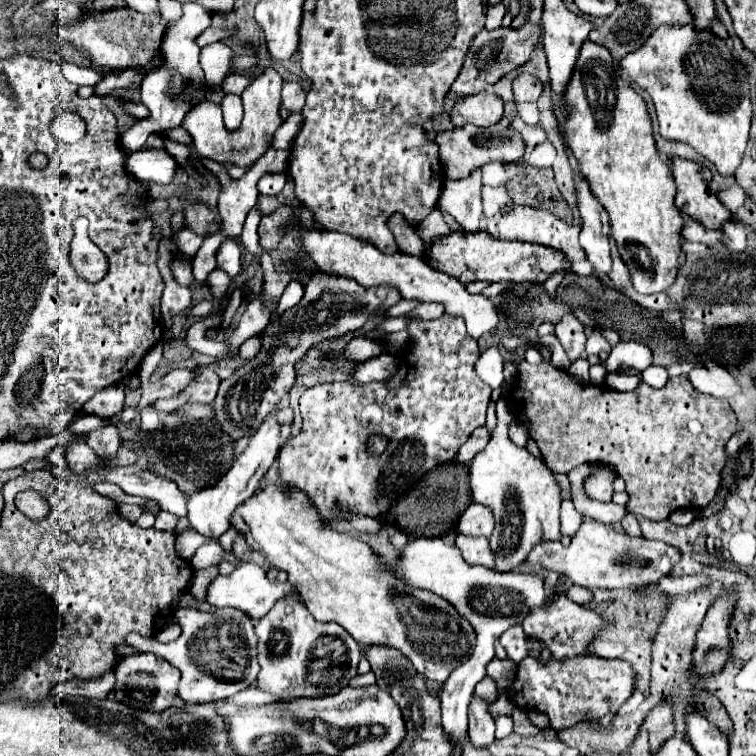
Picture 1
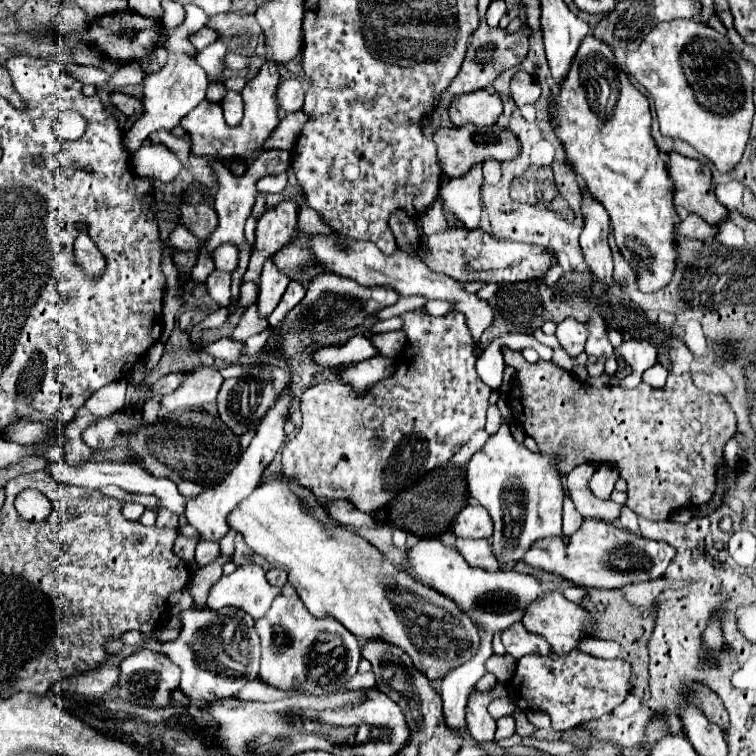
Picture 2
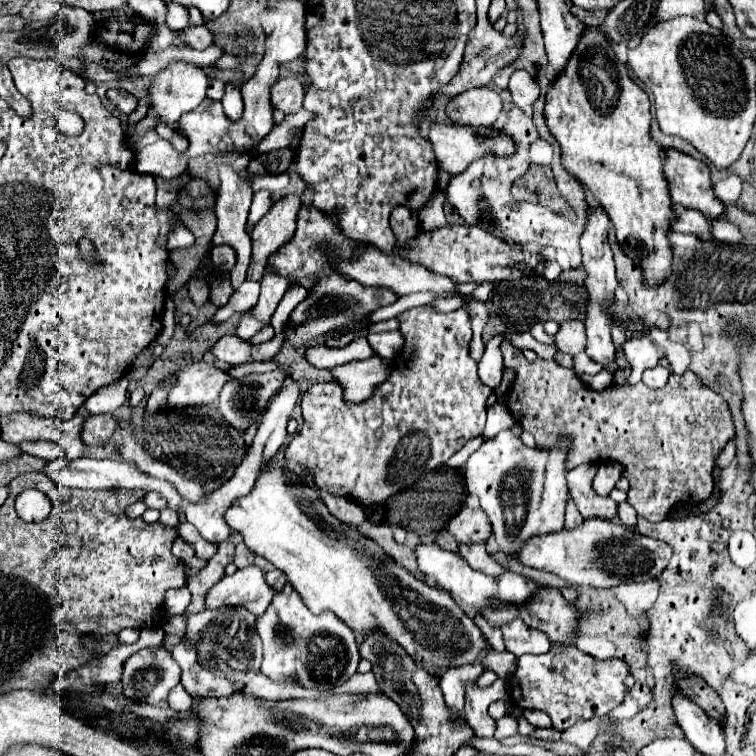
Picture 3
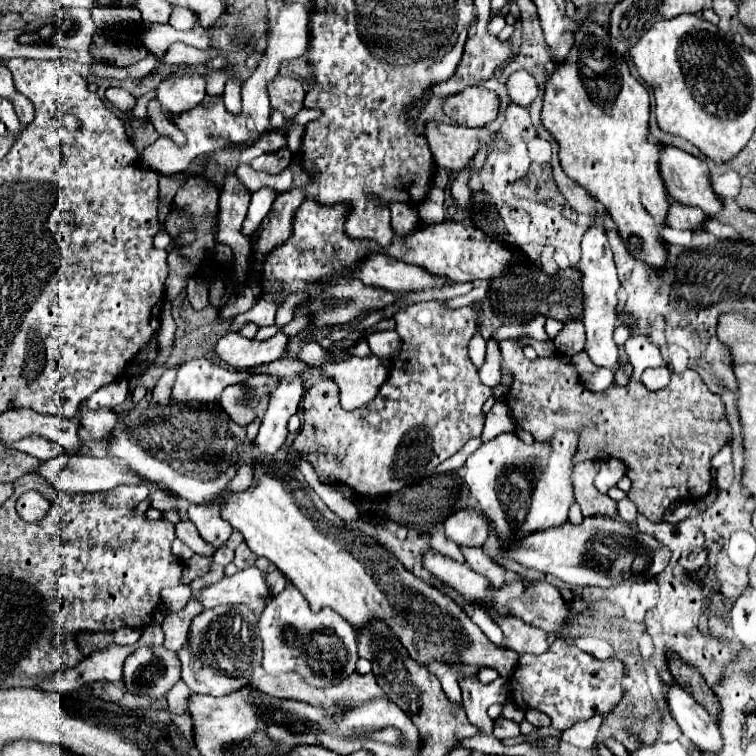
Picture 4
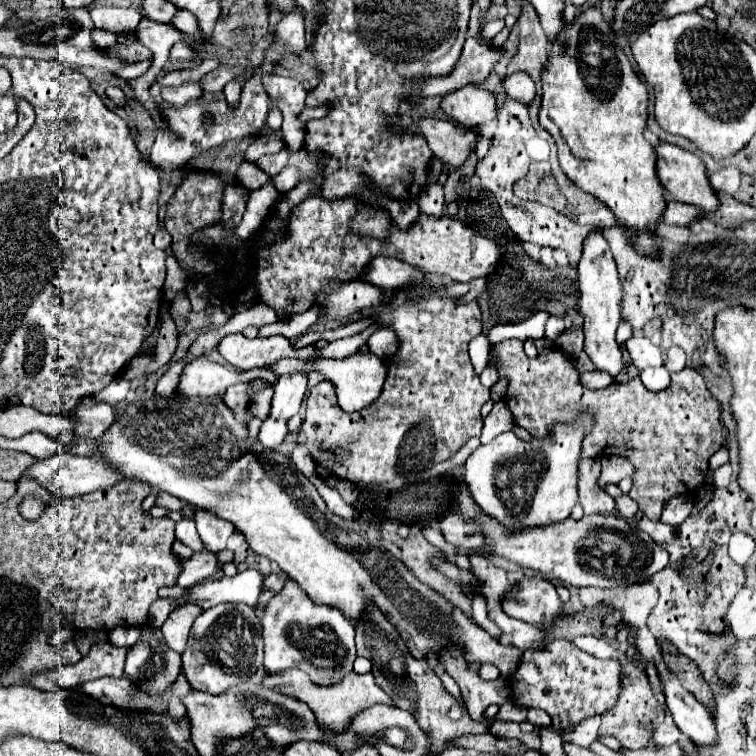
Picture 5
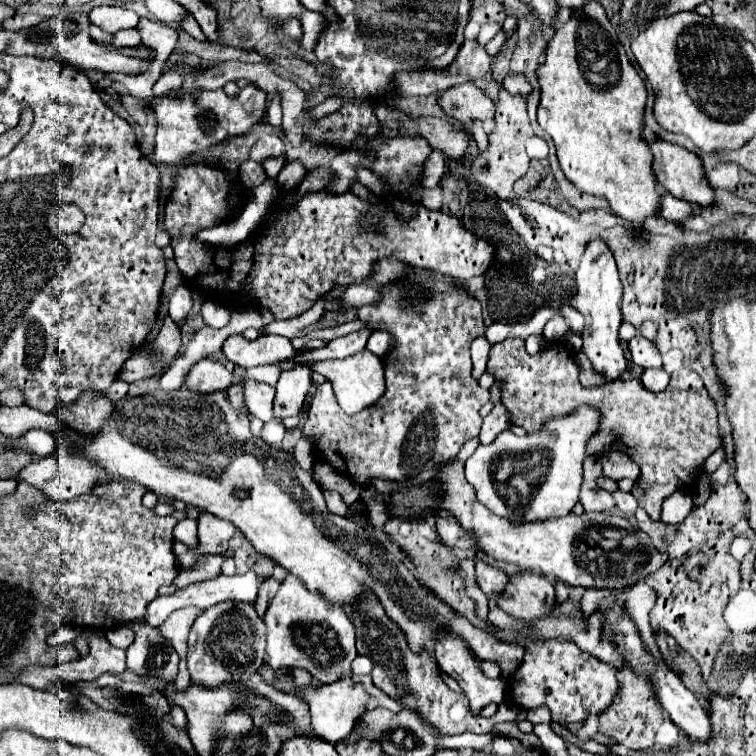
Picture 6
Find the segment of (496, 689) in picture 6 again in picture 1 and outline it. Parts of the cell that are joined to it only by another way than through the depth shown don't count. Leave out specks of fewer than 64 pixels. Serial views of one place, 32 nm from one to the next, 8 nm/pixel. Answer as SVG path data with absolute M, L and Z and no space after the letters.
M472 698L470 704L470 744L474 748L486 748L494 742L494 718L488 712L486 702L482 702L480 698Z

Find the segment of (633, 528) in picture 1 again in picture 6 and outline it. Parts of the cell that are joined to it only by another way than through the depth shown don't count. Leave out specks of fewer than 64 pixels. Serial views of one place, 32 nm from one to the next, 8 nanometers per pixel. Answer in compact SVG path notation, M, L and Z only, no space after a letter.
M618 490L618 492L614 492L614 500L616 500L618 510L622 514L626 514L626 516L632 516L636 512L636 508L638 508L638 502L630 492L620 492Z

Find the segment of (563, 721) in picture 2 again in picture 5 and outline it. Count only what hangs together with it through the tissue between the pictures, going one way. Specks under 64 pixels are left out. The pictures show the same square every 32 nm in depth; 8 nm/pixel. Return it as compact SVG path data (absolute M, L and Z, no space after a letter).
M556 638L542 652L524 652L518 670L510 678L516 706L540 708L552 718L552 726L562 732L590 716L604 714L616 706L622 692L622 668L614 660L598 660L582 652L576 644Z

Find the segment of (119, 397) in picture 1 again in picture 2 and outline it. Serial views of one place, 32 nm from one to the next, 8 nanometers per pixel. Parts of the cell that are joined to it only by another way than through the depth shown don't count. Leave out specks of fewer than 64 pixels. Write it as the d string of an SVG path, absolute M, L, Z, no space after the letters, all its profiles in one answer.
M126 380L120 382L112 382L104 388L100 388L96 394L92 394L84 406L90 406L94 410L94 414L98 414L100 418L112 416L114 412L120 412L124 408L124 394L126 394Z

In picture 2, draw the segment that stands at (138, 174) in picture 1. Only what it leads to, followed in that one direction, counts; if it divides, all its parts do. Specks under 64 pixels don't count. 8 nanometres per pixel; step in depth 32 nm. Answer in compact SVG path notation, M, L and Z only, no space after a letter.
M152 144L152 146L144 146L132 152L130 168L140 178L158 180L162 184L168 184L176 178L182 164L178 162L176 154L172 154L166 146Z

